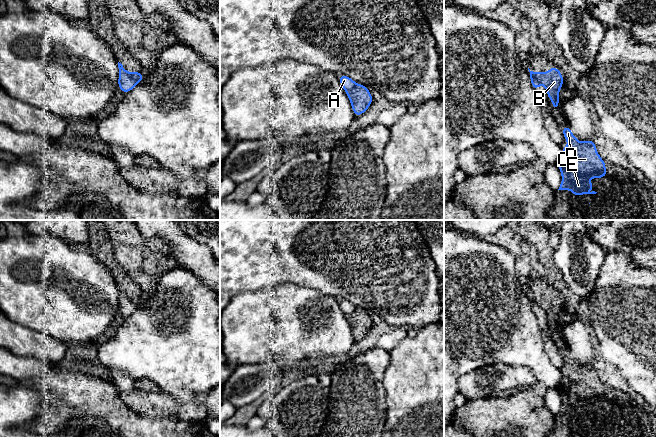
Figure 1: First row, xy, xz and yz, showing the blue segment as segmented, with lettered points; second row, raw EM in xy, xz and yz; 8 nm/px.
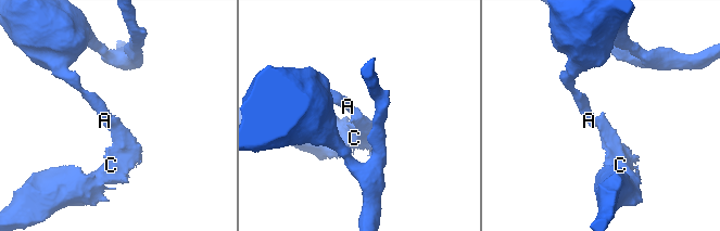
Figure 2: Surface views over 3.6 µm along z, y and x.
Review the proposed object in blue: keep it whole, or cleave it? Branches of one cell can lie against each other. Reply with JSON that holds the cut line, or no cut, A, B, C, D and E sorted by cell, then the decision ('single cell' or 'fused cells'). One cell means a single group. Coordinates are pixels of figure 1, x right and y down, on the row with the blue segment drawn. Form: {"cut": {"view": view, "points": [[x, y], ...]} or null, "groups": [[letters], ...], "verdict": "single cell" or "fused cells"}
{"cut": {"view": "xz", "points": [[356, 83], [346, 91]]}, "groups": [["A"], ["B", "C", "D", "E"]], "verdict": "fused cells"}

